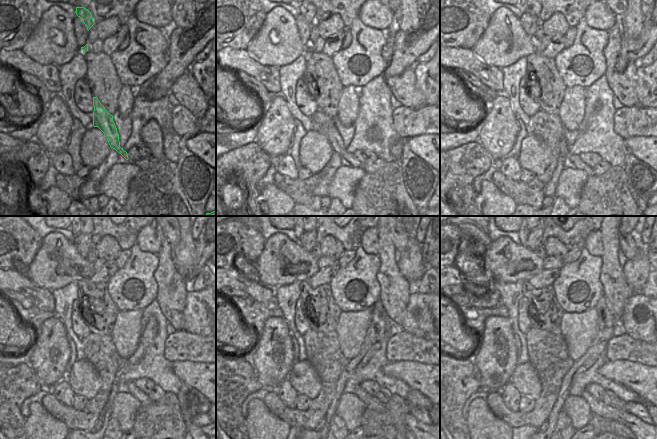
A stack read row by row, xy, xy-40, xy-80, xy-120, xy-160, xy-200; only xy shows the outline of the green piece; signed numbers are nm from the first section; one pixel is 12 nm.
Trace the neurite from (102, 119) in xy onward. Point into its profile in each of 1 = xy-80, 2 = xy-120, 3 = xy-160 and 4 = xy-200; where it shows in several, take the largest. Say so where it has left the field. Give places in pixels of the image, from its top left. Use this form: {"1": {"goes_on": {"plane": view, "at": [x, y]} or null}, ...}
{"1": {"goes_on": {"plane": "xy-80", "at": [575, 159]}}, "2": {"goes_on": {"plane": "xy-120", "at": [144, 399]}}, "3": {"goes_on": {"plane": "xy-160", "at": [372, 403]}}, "4": {"goes_on": {"plane": "xy-200", "at": [597, 407]}}}

